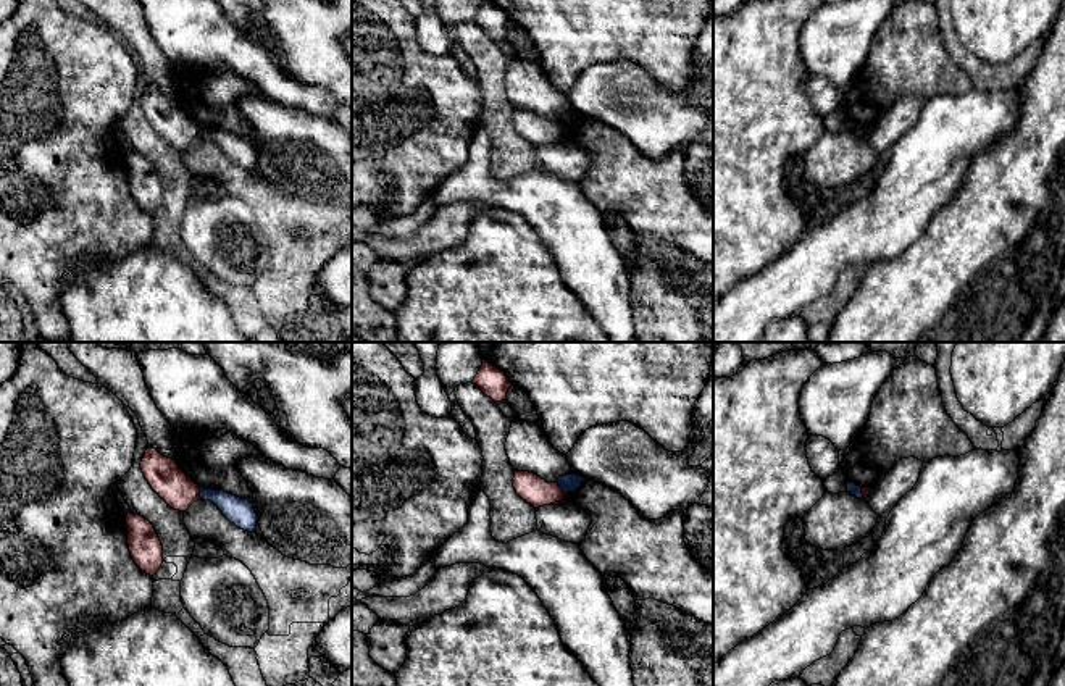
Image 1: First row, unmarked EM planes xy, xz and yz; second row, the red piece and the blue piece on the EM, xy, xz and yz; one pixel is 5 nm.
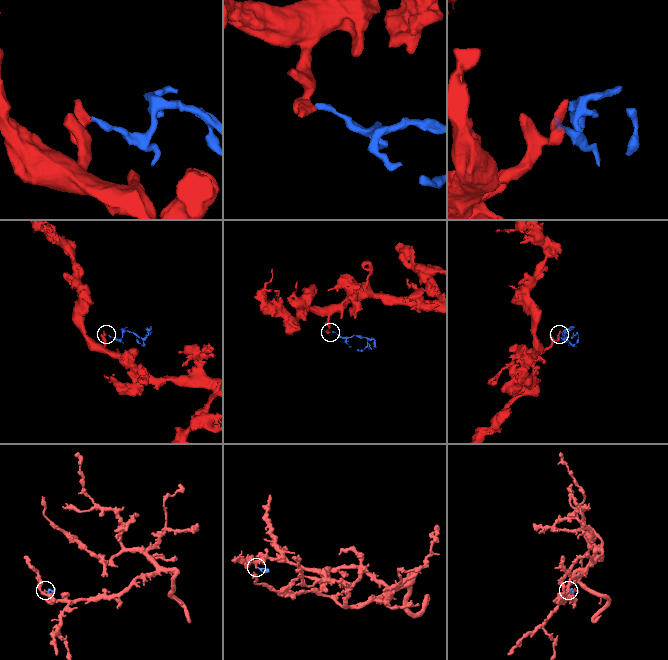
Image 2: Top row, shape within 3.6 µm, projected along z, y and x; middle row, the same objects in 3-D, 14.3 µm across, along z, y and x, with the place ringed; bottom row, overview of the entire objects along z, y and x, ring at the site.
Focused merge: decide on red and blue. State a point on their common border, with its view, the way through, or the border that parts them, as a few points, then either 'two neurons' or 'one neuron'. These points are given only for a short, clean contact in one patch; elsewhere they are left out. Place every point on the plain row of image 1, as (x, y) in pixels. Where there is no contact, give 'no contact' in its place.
contact xz (560, 126); border xz (557, 120), (565, 131); two neurons

